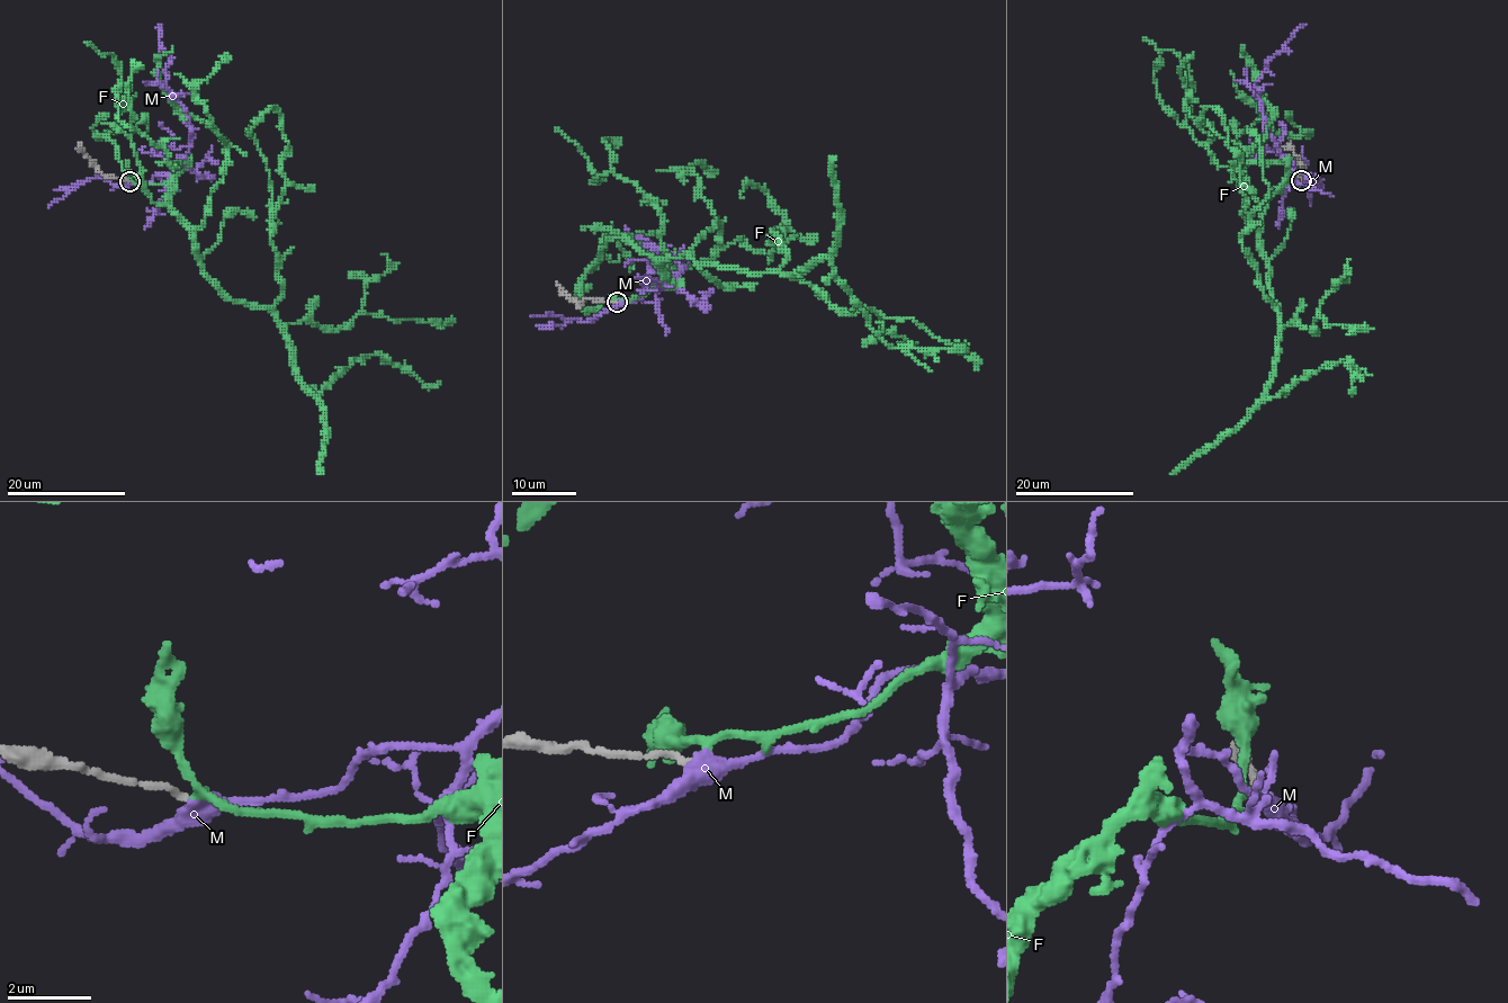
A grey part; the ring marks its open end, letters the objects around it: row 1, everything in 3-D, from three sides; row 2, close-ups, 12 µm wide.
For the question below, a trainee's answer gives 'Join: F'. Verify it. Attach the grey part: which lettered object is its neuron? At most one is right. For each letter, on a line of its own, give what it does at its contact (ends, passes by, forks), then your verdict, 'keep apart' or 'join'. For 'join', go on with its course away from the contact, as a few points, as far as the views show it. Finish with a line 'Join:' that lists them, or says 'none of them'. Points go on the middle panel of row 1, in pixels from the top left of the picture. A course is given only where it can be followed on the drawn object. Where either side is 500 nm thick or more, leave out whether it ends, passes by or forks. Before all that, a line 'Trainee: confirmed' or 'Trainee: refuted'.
Trainee: confirmed
F: it passes by | join | via (617, 303), (662, 281), (660, 265), (669, 257), (797, 274), (829, 259), (869, 325), (892, 347), (968, 350)
M: it passes by | keep apart
Join: F

